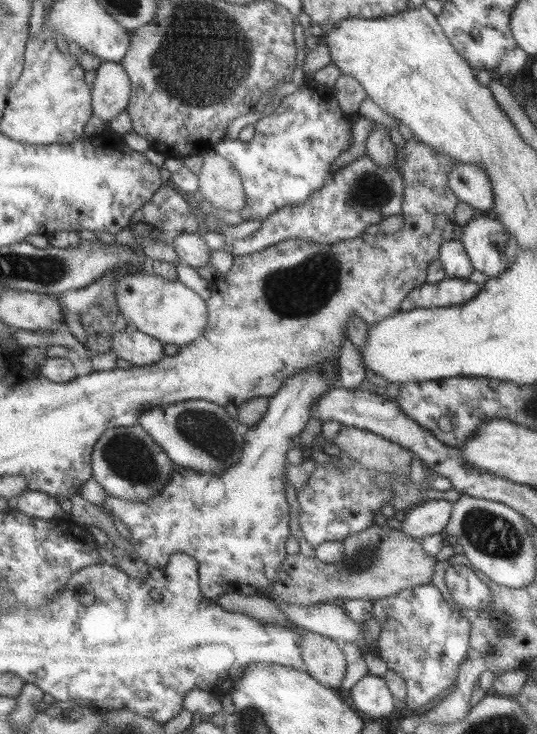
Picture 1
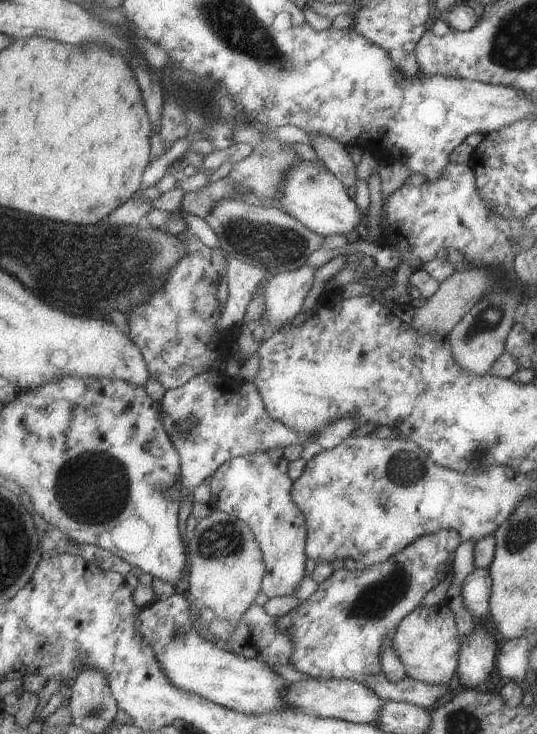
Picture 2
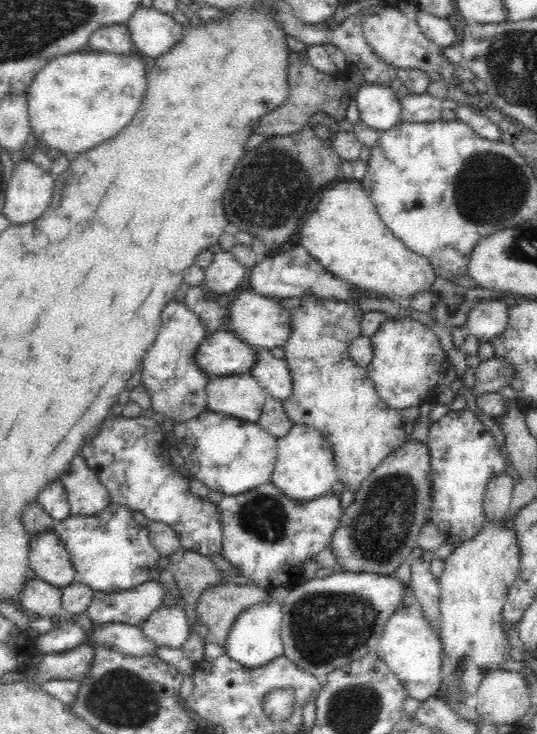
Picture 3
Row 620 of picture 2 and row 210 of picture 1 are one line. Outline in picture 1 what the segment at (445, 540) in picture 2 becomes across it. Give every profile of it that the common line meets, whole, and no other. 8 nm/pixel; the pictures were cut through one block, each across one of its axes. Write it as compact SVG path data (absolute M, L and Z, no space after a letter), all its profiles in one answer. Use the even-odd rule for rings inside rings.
M364 154L364 157L349 163L344 169L335 170L331 179L320 190L313 192L304 204L279 208L276 212L268 215L266 220L263 220L261 228L254 234L233 240L229 251L235 257L261 251L268 245L277 245L286 239L301 238L312 243L336 244L346 239L361 236L365 234L364 230L371 224L378 224L393 214L401 214L404 187L402 175L399 172L400 169L396 167L396 164L392 165L390 169L382 169L368 157L368 154Z

